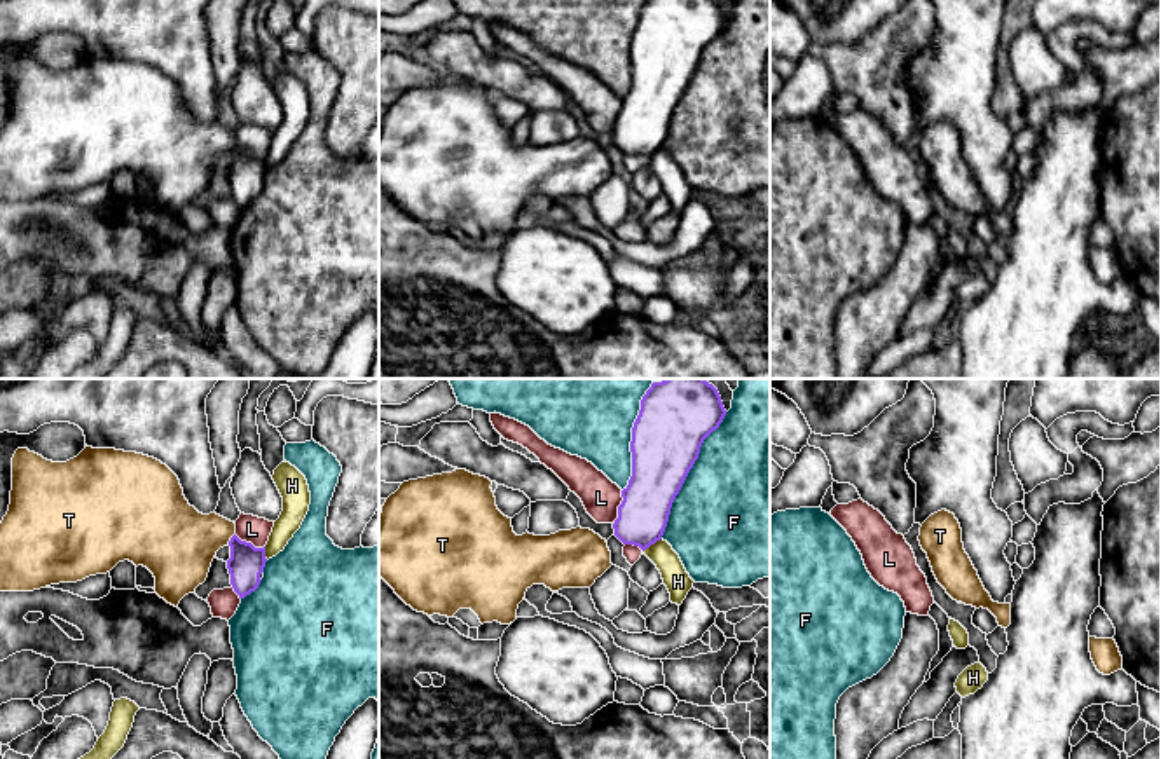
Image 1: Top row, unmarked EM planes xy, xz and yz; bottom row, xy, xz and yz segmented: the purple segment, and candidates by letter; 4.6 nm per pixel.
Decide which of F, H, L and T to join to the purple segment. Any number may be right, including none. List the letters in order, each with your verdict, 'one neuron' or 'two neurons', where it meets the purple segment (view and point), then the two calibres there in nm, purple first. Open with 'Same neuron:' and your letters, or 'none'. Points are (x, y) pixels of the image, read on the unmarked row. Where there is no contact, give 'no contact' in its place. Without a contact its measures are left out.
Same neuron: T
F: two neurons; contact xz (686, 84); calibres 320 and 500 nm
H: two neurons; contact xz (652, 152); calibres 240 and 120 nm
L: two neurons; contact xz (618, 117); calibres 260 and 180 nm
T: one neuron; contact xy (231, 147); calibres 160 and 360 nm

